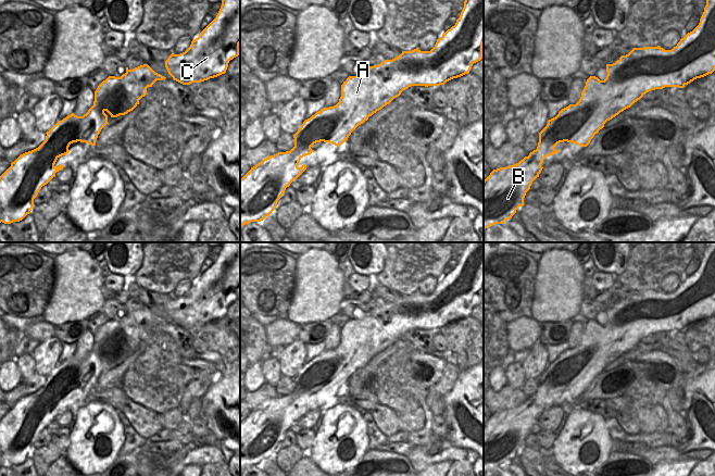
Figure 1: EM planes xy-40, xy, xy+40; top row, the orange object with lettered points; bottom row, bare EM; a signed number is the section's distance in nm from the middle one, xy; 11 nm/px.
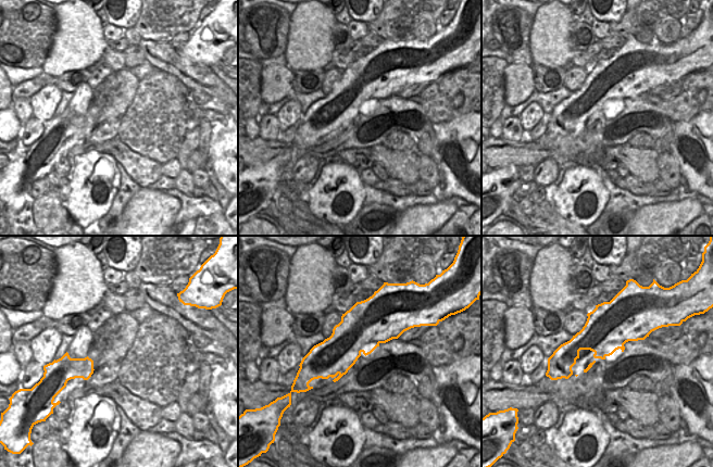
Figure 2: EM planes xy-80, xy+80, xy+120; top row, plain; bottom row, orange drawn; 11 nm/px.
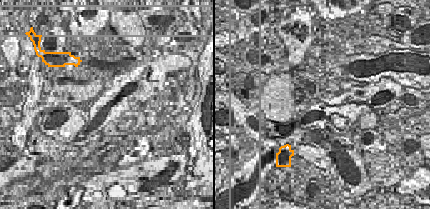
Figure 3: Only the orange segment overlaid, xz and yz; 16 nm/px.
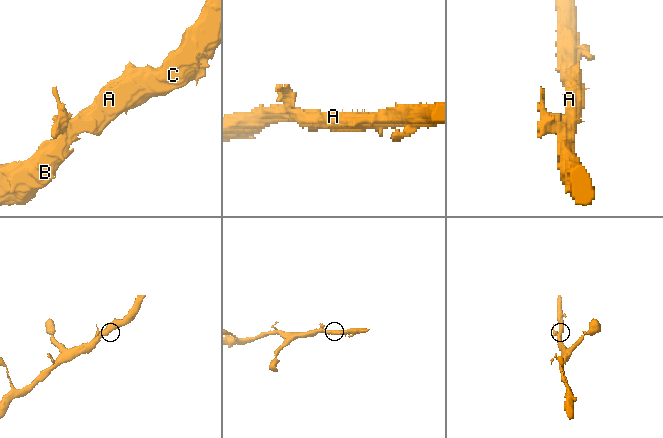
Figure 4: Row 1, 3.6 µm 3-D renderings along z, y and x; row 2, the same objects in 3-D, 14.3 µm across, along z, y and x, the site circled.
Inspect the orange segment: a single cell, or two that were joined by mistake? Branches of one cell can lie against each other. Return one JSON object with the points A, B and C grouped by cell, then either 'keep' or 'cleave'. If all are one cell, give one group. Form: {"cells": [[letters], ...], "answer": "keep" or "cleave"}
{"cells": [["A", "B", "C"]], "answer": "keep"}

